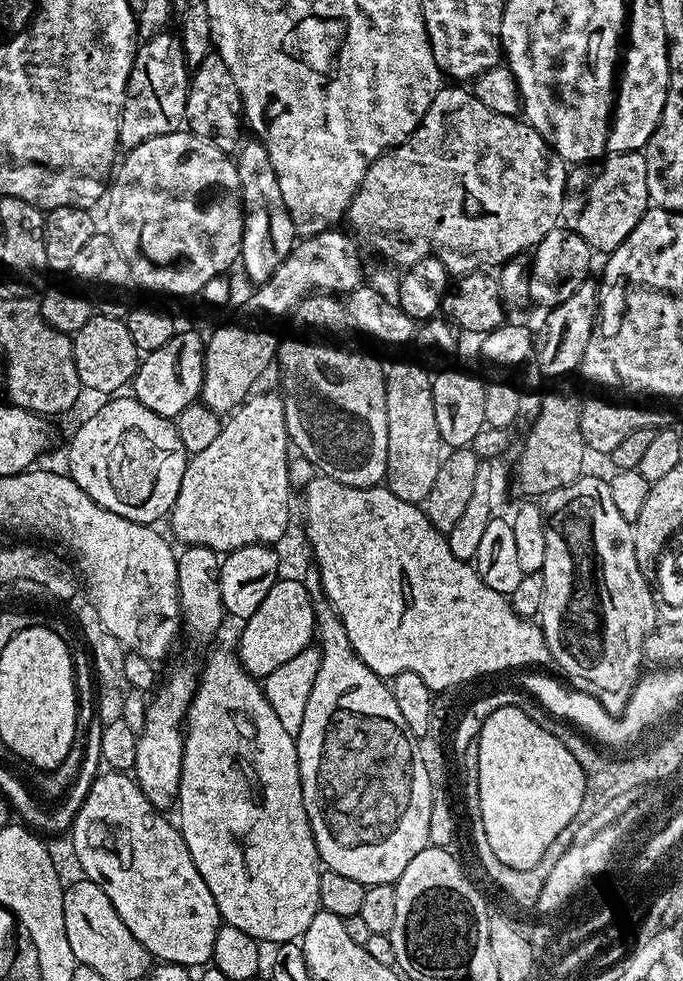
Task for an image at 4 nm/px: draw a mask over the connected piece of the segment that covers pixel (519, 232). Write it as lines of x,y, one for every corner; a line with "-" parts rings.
442,86
439,90
433,92
430,106
426,110
422,122
414,130
414,134
410,134
410,138
406,138
406,142
402,142
398,146
391,148
388,152
382,153
368,167
366,178
362,178
362,182
358,186
358,190
348,207
346,224
349,224
347,227
351,229
355,239
361,245
367,246
369,244
378,255
385,256
388,259
385,261
389,265
407,266
427,256
433,256
442,261
446,266
446,270
453,277
459,278
467,276
469,272
491,269
491,264
502,266
506,261
513,260
515,256
535,249
540,240
546,238
548,231
561,223
562,217
560,211
562,210
562,202
564,201
564,191
566,190
569,169
566,167
565,161
561,160
552,151
552,145
547,144
542,138
542,134
538,134
538,130
534,130
527,120
495,113
494,110
490,110
489,107
484,106
467,87
452,87
456,88

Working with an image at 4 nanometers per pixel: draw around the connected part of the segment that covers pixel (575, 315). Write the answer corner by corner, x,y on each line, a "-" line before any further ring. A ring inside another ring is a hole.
589,278
558,306
547,309
544,329
538,332
538,343
534,348
534,364
540,369
541,377
568,376
579,369
590,342
590,334
596,325
600,310
600,289
595,279

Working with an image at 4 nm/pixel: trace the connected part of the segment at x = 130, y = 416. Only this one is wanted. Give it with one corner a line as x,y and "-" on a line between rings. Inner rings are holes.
128,394
109,400
100,412
86,417
73,434
68,444
67,475
98,506
130,522
155,525
155,520
165,519
176,504
190,453
182,446
182,438
178,438
176,425
169,417
154,414

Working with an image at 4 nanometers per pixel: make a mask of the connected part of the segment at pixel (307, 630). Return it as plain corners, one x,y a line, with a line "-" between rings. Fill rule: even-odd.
298,578
284,579
277,579
276,584
270,586
270,594
266,594
266,598
262,598
262,606
258,606
258,610
254,610
254,614
250,614
250,618
243,621
241,627
244,629
240,632
240,648
238,647
240,665
251,676
257,678
270,675
274,670
278,670
278,666
286,666
286,662
290,662
290,658
302,654
305,648
313,643
312,640
318,632
312,605
312,593
306,590
306,586

